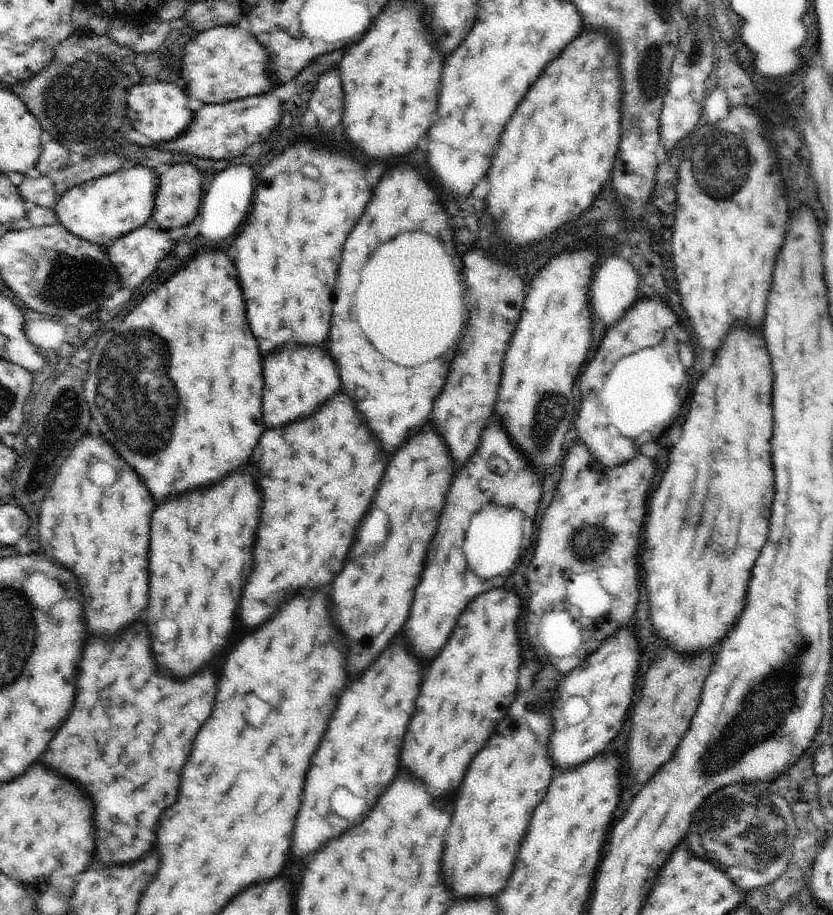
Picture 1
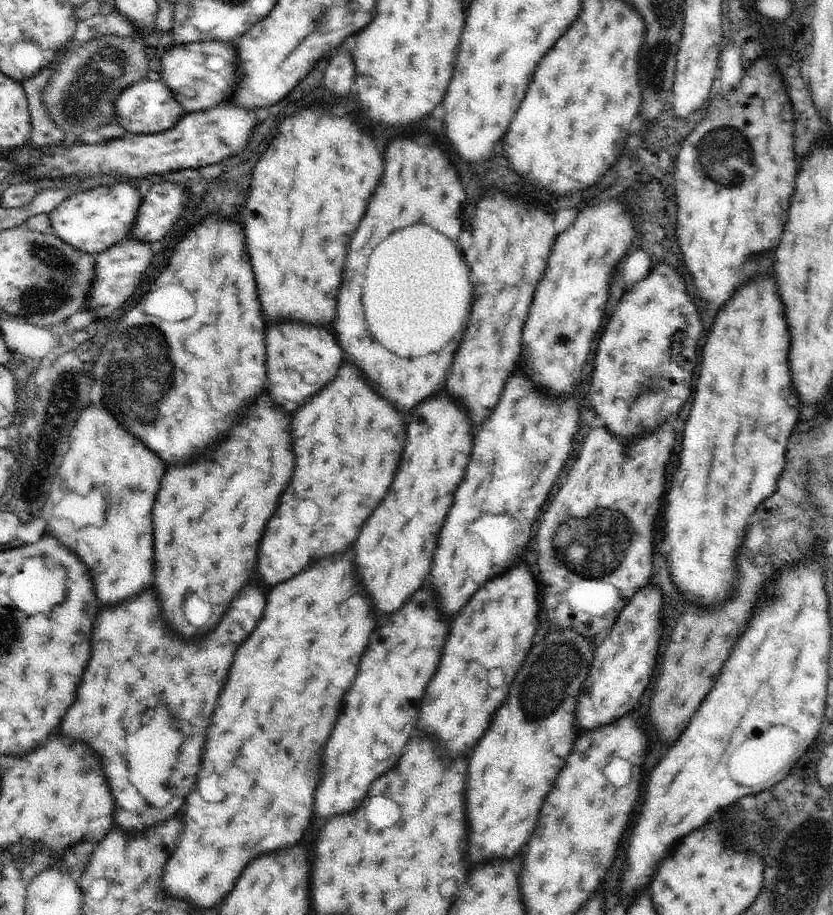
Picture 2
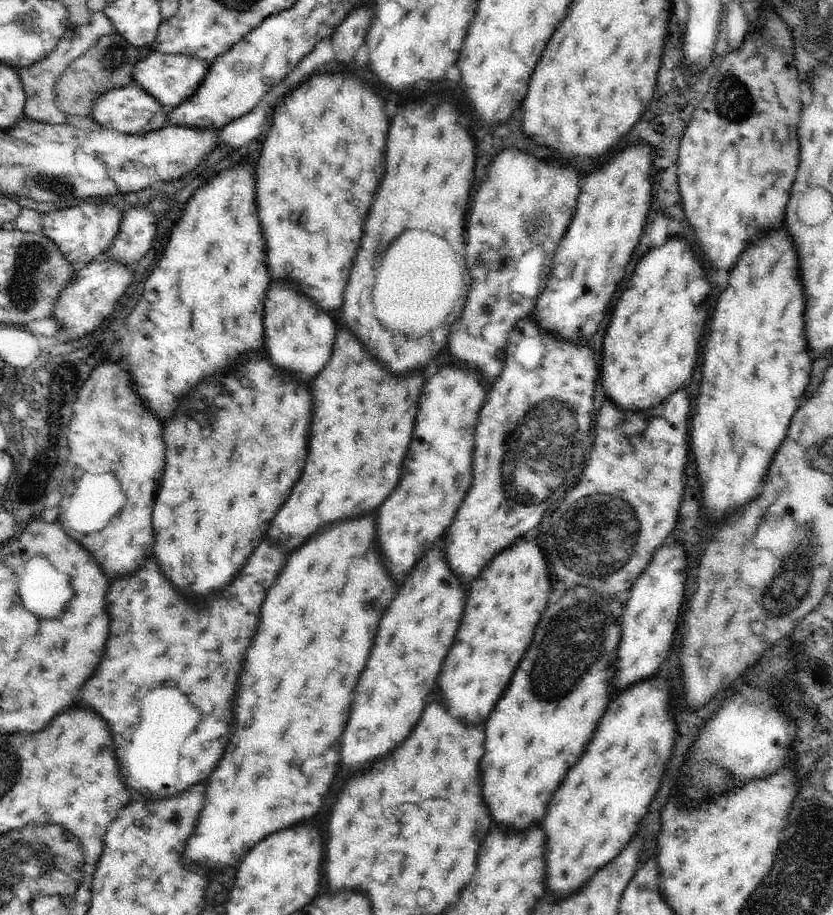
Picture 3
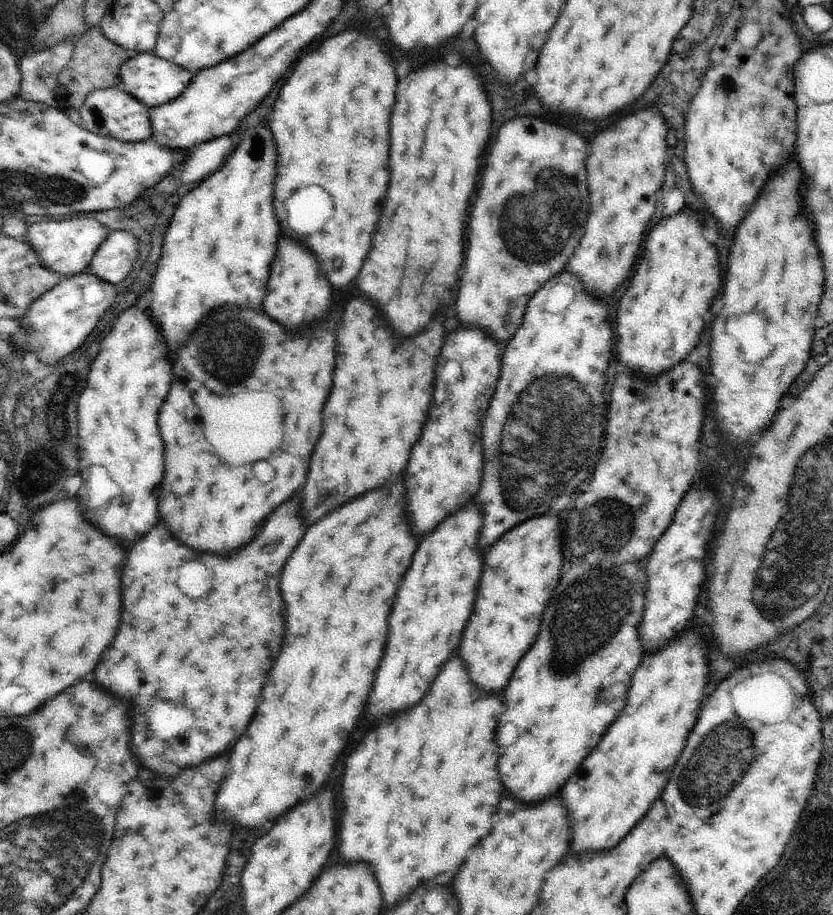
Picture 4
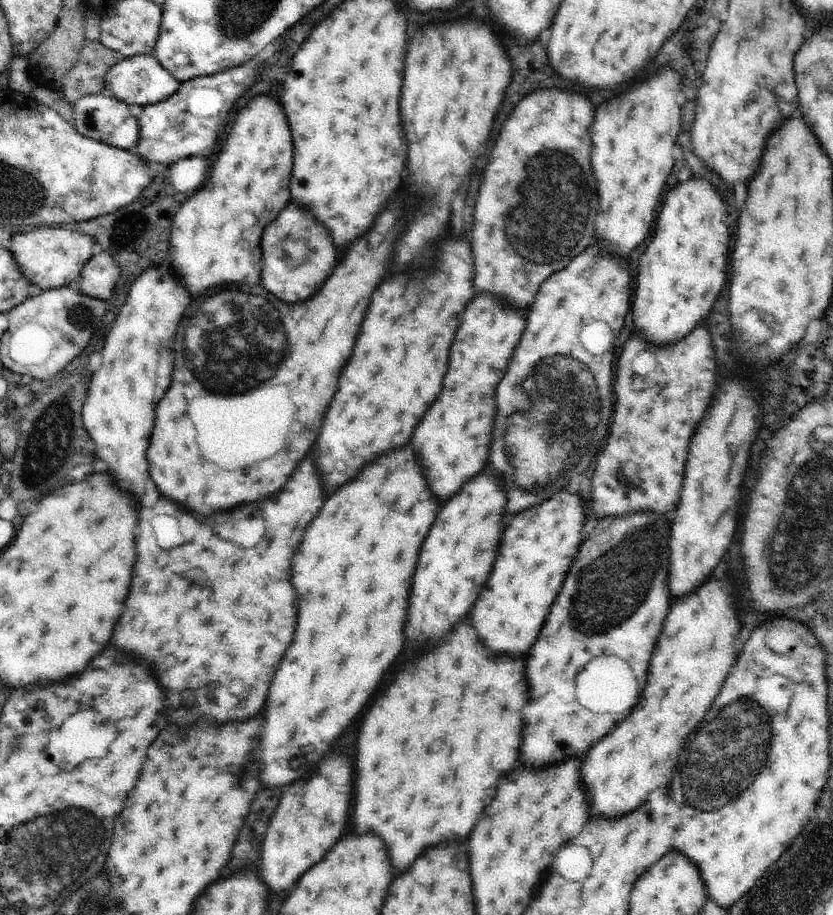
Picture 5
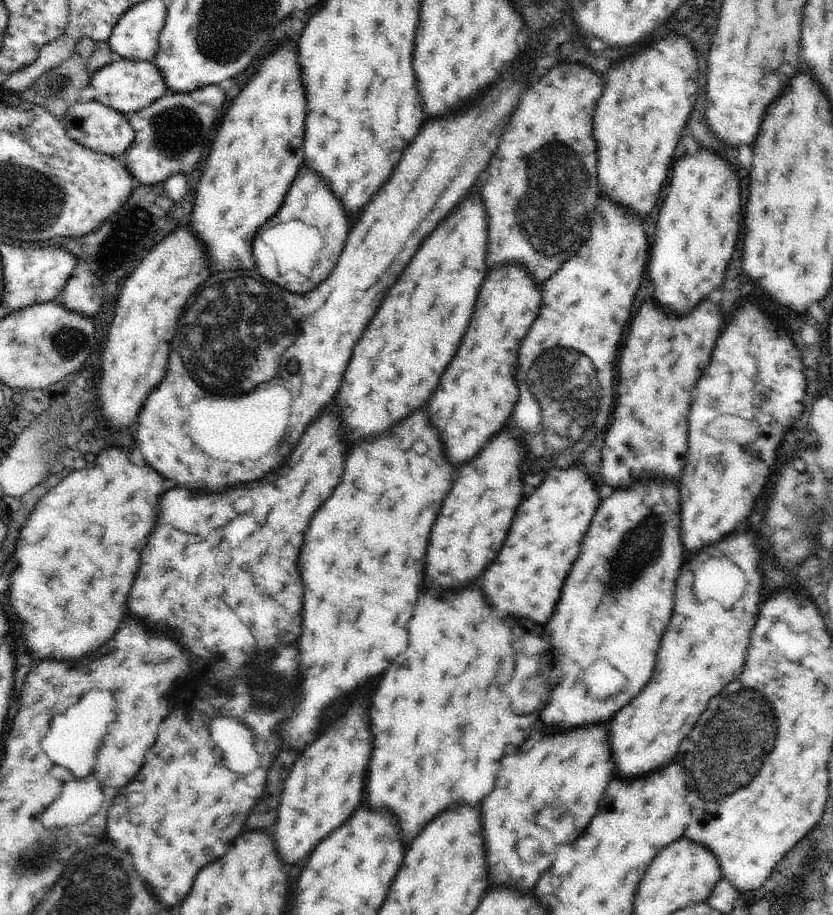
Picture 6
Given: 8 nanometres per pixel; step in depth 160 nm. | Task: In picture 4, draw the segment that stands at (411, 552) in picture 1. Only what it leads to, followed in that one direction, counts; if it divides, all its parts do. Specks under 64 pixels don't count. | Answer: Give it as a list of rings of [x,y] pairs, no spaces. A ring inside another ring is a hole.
[[[458,326],[442,346],[436,364],[436,386],[420,438],[412,446],[406,466],[408,514],[414,534],[426,534],[436,528],[452,510],[464,506],[480,488],[484,476],[482,420],[496,390],[504,344],[496,342],[484,328]]]

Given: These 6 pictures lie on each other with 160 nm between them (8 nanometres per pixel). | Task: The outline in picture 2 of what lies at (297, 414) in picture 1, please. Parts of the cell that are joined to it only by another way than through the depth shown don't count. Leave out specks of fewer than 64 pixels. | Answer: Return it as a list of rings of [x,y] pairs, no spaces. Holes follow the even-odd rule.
[[[286,320],[276,322],[266,328],[266,352],[268,352],[268,382],[270,396],[286,412],[302,406],[308,396],[322,390],[342,364],[342,348],[338,346],[334,334],[326,328],[310,328],[310,324]],[[304,380],[316,380],[308,384]]]

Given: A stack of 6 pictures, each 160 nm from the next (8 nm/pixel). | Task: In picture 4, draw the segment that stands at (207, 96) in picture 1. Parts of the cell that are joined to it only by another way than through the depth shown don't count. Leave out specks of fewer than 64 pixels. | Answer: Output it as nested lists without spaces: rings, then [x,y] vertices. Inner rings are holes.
[[[153,52],[138,53],[135,57],[124,61],[119,68],[121,88],[147,107],[157,107],[180,96],[193,76],[193,72],[181,69],[179,66],[156,56]]]

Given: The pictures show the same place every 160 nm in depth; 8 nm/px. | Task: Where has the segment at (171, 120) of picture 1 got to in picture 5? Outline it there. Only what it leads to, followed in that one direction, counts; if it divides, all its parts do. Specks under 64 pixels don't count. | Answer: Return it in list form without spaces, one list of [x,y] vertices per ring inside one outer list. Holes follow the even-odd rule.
[[[107,92],[95,95],[86,95],[72,105],[74,128],[86,138],[103,142],[104,144],[129,151],[134,148],[139,135],[138,119],[130,116],[128,105],[114,98]]]

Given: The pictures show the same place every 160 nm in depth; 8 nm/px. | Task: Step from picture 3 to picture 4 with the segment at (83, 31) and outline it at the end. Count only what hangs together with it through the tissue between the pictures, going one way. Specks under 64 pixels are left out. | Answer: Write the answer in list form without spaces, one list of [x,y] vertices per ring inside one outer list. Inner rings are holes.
[[[66,41],[50,50],[28,54],[19,60],[22,98],[60,107],[56,97],[60,71],[72,60],[75,44]]]

